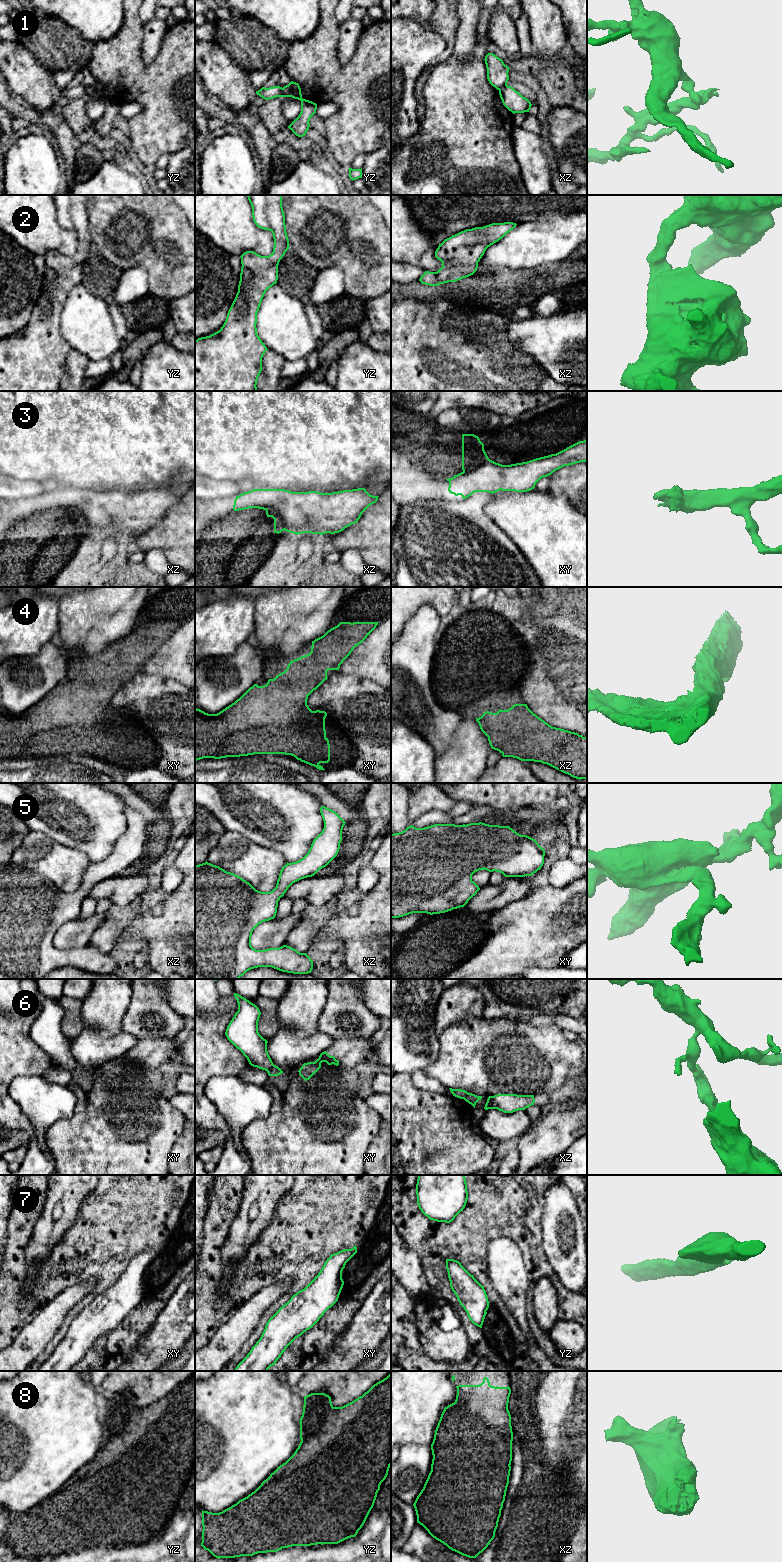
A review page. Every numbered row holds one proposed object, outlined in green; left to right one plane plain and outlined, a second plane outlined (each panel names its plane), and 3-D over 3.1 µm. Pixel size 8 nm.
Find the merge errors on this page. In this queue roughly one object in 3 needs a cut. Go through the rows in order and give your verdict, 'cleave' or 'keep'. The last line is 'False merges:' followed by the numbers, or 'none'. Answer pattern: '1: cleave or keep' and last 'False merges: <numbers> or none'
1: cleave
2: keep
3: cleave
4: keep
5: keep
6: cleave
7: keep
8: keep
False merges: 1, 3, 6

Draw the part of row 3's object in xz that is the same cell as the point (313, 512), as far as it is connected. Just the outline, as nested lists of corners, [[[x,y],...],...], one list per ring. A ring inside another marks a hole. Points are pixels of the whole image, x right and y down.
[[[365,488],[332,493],[317,491],[292,492],[285,489],[253,489],[236,496],[233,510],[258,508],[273,511],[282,520],[285,531],[296,535],[303,533],[335,534],[357,523],[362,513],[370,505],[376,503],[378,497],[370,495]]]

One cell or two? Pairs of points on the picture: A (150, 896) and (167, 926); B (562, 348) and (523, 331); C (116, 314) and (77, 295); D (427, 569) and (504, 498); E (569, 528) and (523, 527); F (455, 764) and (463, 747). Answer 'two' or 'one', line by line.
A: one
B: one
C: two
D: two
E: one
F: one

